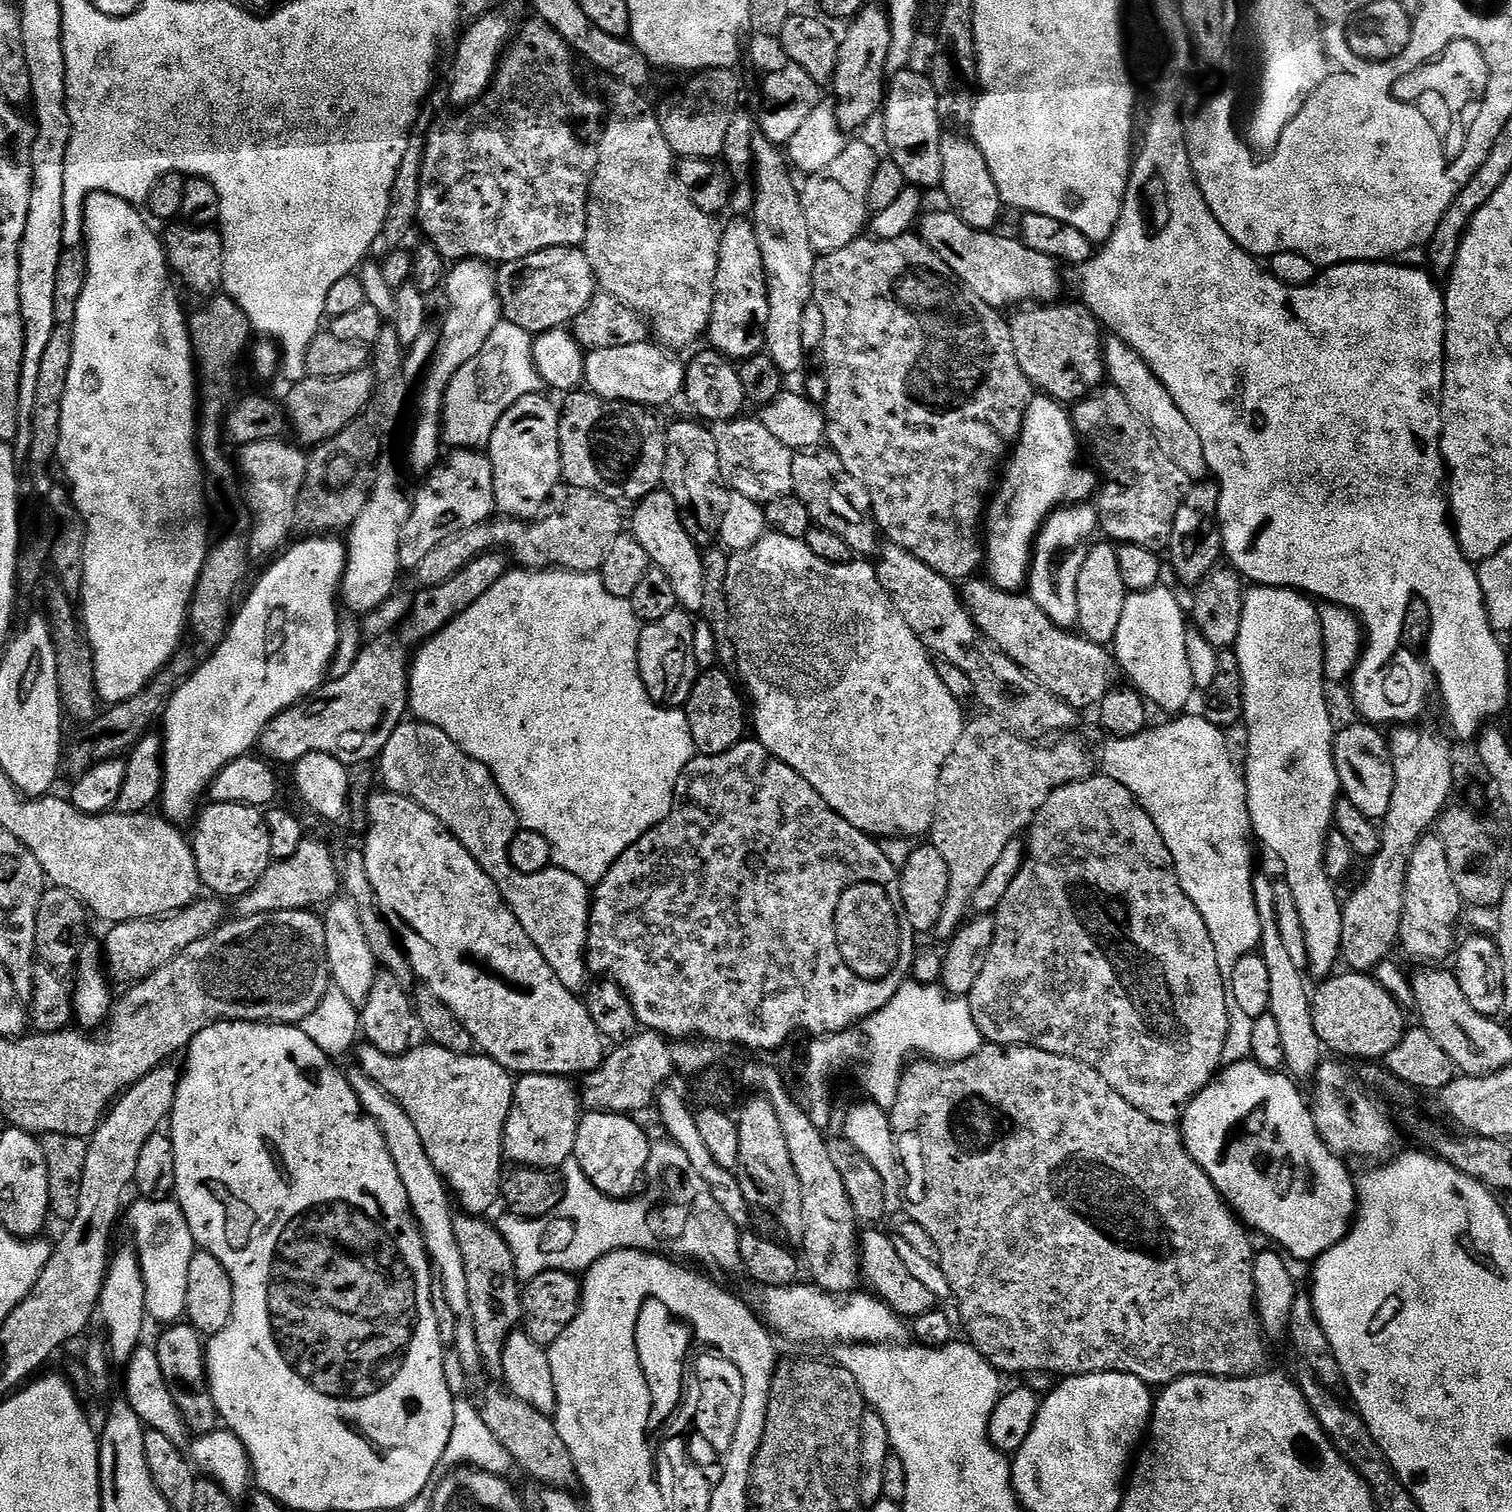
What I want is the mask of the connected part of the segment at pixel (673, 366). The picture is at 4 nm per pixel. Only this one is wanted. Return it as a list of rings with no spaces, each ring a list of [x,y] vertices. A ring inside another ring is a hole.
[[[656,342],[639,344],[638,346],[618,346],[618,350],[594,350],[585,355],[583,383],[595,396],[601,396],[607,400],[625,400],[631,404],[645,406],[668,404],[675,396],[679,397],[684,391],[685,365],[679,364],[672,356],[675,355],[669,354]]]

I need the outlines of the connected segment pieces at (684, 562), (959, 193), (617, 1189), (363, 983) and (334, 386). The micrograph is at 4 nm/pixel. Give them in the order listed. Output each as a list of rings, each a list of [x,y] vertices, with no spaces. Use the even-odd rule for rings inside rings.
[[[657,490],[635,505],[636,513],[630,516],[630,535],[638,538],[642,546],[646,546],[646,554],[652,559],[653,565],[670,578],[674,598],[683,611],[693,614],[703,613],[702,602],[705,594],[705,582],[702,578],[701,545],[695,544],[690,538],[688,528],[680,516],[680,508],[672,497],[671,491]]]
[[[945,131],[940,137],[942,150],[942,178],[940,188],[948,199],[947,207],[966,226],[974,226],[979,232],[990,232],[997,227],[1000,220],[1000,195],[998,186],[994,186],[994,178],[990,174],[990,166],[986,166],[986,158],[982,158],[982,150],[967,135],[955,136]]]
[[[585,1111],[580,1118],[574,1158],[578,1166],[582,1166],[582,1174],[586,1174],[602,1194],[615,1200],[631,1197],[637,1191],[640,1175],[649,1171],[648,1160],[654,1144],[648,1141],[643,1126],[636,1120],[639,1119],[622,1112]]]
[[[337,898],[323,909],[322,919],[326,930],[326,954],[328,970],[335,991],[346,994],[346,998],[357,1006],[363,1006],[370,998],[370,986],[374,986],[378,965],[366,933],[362,930],[362,918],[358,918],[356,905],[347,898]],[[325,911],[325,912],[324,912]]]
[[[368,368],[354,374],[346,374],[329,380],[306,378],[300,384],[291,385],[292,393],[286,403],[286,420],[296,431],[295,439],[304,446],[323,444],[334,434],[338,434],[368,404],[372,396],[372,374]]]

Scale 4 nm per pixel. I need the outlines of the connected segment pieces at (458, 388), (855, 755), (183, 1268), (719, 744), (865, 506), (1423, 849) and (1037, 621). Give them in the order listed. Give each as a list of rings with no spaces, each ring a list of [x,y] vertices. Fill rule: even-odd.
[[[501,322],[496,327],[496,332],[490,334],[490,338],[486,342],[486,346],[482,346],[482,350],[478,350],[478,354],[474,358],[470,358],[470,362],[466,362],[466,366],[462,366],[462,370],[458,370],[458,374],[452,376],[452,381],[448,384],[448,393],[444,396],[444,410],[442,413],[442,436],[445,441],[448,440],[456,450],[480,450],[483,449],[494,434],[494,426],[498,426],[498,418],[502,418],[502,414],[506,414],[506,410],[510,410],[510,406],[514,406],[514,402],[518,402],[518,398],[526,398],[527,396],[537,395],[545,387],[544,380],[539,376],[539,372],[535,366],[535,360],[532,357],[533,333],[522,330],[522,326],[514,326],[507,322]]]
[[[765,531],[754,546],[741,552],[733,552],[728,558],[726,570],[726,602],[730,610],[732,623],[732,644],[736,647],[735,667],[740,668],[739,679],[744,679],[747,699],[750,701],[750,724],[756,727],[755,739],[774,758],[786,762],[790,770],[802,774],[818,794],[832,809],[850,826],[862,830],[873,838],[913,838],[929,831],[936,813],[938,802],[938,778],[942,774],[942,766],[946,766],[946,758],[954,754],[954,746],[958,746],[958,738],[962,738],[966,715],[961,701],[956,700],[945,683],[938,676],[933,657],[927,648],[910,630],[906,618],[890,602],[886,590],[882,590],[882,582],[878,582],[875,567],[868,562],[849,562],[847,564],[831,564],[826,558],[818,558],[814,550],[804,540],[786,538],[786,534]]]
[[[137,1199],[137,1204],[126,1212],[126,1224],[136,1231],[134,1249],[140,1257],[142,1278],[145,1279],[145,1306],[147,1315],[157,1320],[160,1326],[171,1326],[181,1319],[186,1313],[186,1282],[190,1271],[190,1258],[198,1251],[196,1239],[190,1234],[190,1226],[184,1217],[175,1199],[145,1200]]]
[[[720,666],[701,671],[690,690],[688,703],[682,708],[690,726],[690,738],[694,738],[697,753],[702,756],[722,754],[739,744],[746,736],[744,732],[744,724],[746,728],[745,697],[737,681],[735,679],[732,681],[723,671],[727,672]]]
[[[809,450],[795,453],[793,474],[792,491],[799,500],[806,502],[806,510],[810,510],[810,518],[815,527],[838,534],[838,538],[842,538],[842,542],[846,542],[846,546],[850,546],[857,557],[872,558],[877,555],[882,540],[878,535],[876,521],[872,518],[870,498],[862,482],[858,482],[858,478],[854,478],[854,474],[842,466],[842,458],[838,458],[836,452]]]
[[[1439,835],[1423,836],[1414,846],[1414,858],[1406,874],[1404,887],[1404,917],[1400,923],[1399,947],[1424,966],[1432,966],[1453,955],[1458,947],[1456,923],[1460,920],[1462,901],[1454,877],[1450,875],[1450,862],[1446,858],[1446,846]]]
[[[973,578],[963,581],[962,599],[974,626],[980,634],[991,640],[998,650],[1002,650],[1018,666],[1026,669],[1039,684],[1046,686],[1050,694],[1054,694],[1062,702],[1066,702],[1077,710],[1095,709],[1106,693],[1117,683],[1118,665],[1116,657],[1105,645],[1090,642],[1075,631],[1059,628],[1046,614],[1042,614],[1042,606],[1032,601],[1031,596],[1020,592],[1007,592],[997,588],[995,584],[984,578]]]

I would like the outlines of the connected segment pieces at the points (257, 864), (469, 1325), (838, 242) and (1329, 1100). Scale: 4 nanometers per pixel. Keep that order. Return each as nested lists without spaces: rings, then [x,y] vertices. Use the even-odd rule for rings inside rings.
[[[212,802],[209,805],[208,809],[205,807],[199,813],[195,821],[196,837],[193,835],[190,840],[201,885],[220,898],[245,896],[260,881],[262,874],[266,874],[268,865],[273,863],[265,813],[259,808],[251,808],[249,804]]]
[[[349,1071],[347,1078],[358,1102],[364,1107],[364,1113],[378,1125],[382,1138],[386,1138],[386,1150],[390,1150],[390,1158],[394,1158],[394,1166],[398,1170],[398,1178],[402,1178],[402,1186],[406,1186],[406,1198],[412,1207],[412,1217],[420,1228],[420,1235],[424,1237],[424,1248],[428,1251],[429,1261],[438,1277],[438,1286],[444,1291],[446,1306],[454,1310],[456,1360],[466,1371],[479,1373],[482,1365],[478,1342],[474,1338],[470,1296],[466,1294],[466,1268],[462,1262],[462,1252],[458,1250],[458,1242],[454,1238],[454,1211],[452,1212],[453,1205],[450,1203],[450,1189],[438,1174],[438,1170],[434,1170],[434,1162],[430,1162],[430,1154],[426,1146],[422,1146],[422,1138],[419,1137],[414,1122],[410,1122],[406,1110],[402,1110],[402,1106],[398,1106],[394,1098],[387,1096],[365,1072]]]
[[[864,140],[845,143],[842,154],[830,162],[830,166],[811,173],[802,184],[800,201],[806,214],[806,226],[810,226],[812,249],[818,254],[840,250],[854,242],[865,231],[870,220],[868,191],[874,170],[880,165],[881,157]]]
[[[1321,1063],[1314,1075],[1316,1089],[1313,1090],[1312,1096],[1310,1092],[1312,1118],[1316,1122],[1322,1142],[1341,1158],[1353,1156],[1356,1160],[1387,1161],[1397,1151],[1396,1124],[1388,1113],[1389,1105],[1377,1099],[1354,1075],[1353,1069],[1351,1072],[1344,1065],[1347,1063],[1336,1063],[1340,1064]]]

